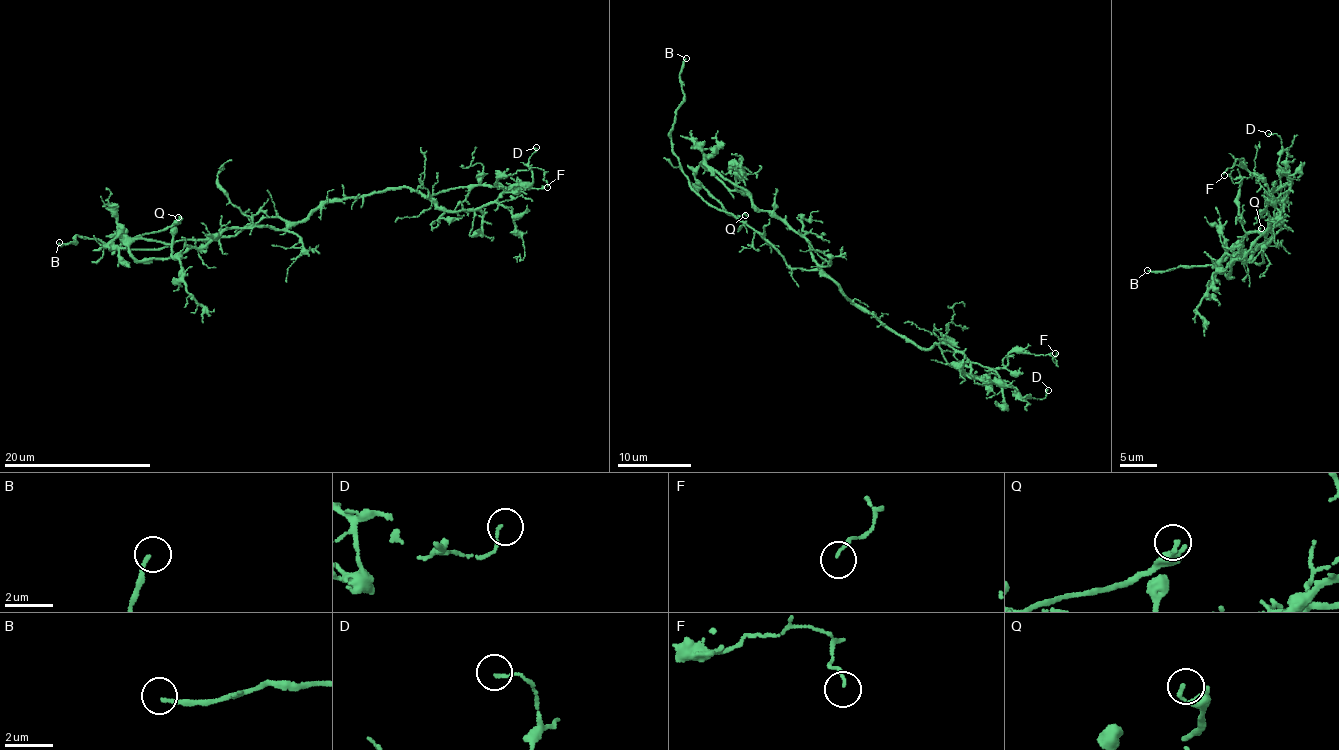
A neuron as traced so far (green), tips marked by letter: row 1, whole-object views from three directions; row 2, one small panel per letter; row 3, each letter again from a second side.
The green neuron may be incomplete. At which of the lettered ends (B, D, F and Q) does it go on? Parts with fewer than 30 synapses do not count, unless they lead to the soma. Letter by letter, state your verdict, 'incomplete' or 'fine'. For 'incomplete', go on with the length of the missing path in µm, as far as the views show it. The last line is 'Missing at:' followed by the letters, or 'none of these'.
B: incomplete; missing 20 µm
D: fine
F: fine
Q: fine
Missing at: B

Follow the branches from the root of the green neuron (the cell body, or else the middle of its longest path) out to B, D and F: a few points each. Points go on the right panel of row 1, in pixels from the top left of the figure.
B: (1269, 224), (1281, 226), (1264, 246), (1264, 261), (1225, 256), (1214, 265), (1147, 270)
D: (1269, 224), (1290, 181), (1278, 188), (1289, 177), (1276, 171), (1280, 137), (1268, 133)
F: (1269, 224), (1290, 181), (1274, 190), (1268, 202), (1272, 196), (1264, 181), (1233, 155), (1235, 164), (1224, 175)

